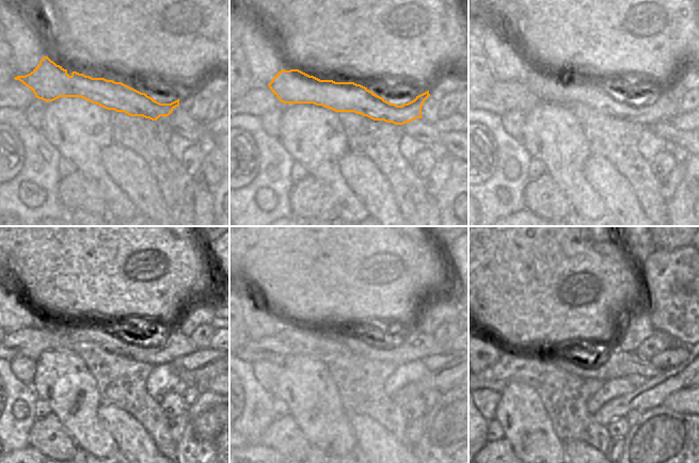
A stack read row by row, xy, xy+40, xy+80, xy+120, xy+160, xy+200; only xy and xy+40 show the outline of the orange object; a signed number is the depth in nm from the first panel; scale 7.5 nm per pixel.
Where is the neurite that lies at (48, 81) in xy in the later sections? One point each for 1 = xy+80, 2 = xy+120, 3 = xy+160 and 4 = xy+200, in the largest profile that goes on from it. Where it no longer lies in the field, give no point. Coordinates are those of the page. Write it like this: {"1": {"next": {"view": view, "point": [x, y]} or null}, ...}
{"1": {"next": {"view": "xy+80", "point": [664, 107]}}, "2": {"next": {"view": "xy+120", "point": [180, 351]}}, "3": {"next": {"view": "xy+160", "point": [422, 344]}}, "4": {"next": {"view": "xy+200", "point": [657, 347]}}}

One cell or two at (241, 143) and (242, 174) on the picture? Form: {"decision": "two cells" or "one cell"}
{"decision": "one cell"}

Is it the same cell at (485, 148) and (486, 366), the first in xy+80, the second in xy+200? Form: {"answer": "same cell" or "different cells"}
{"answer": "different cells"}

